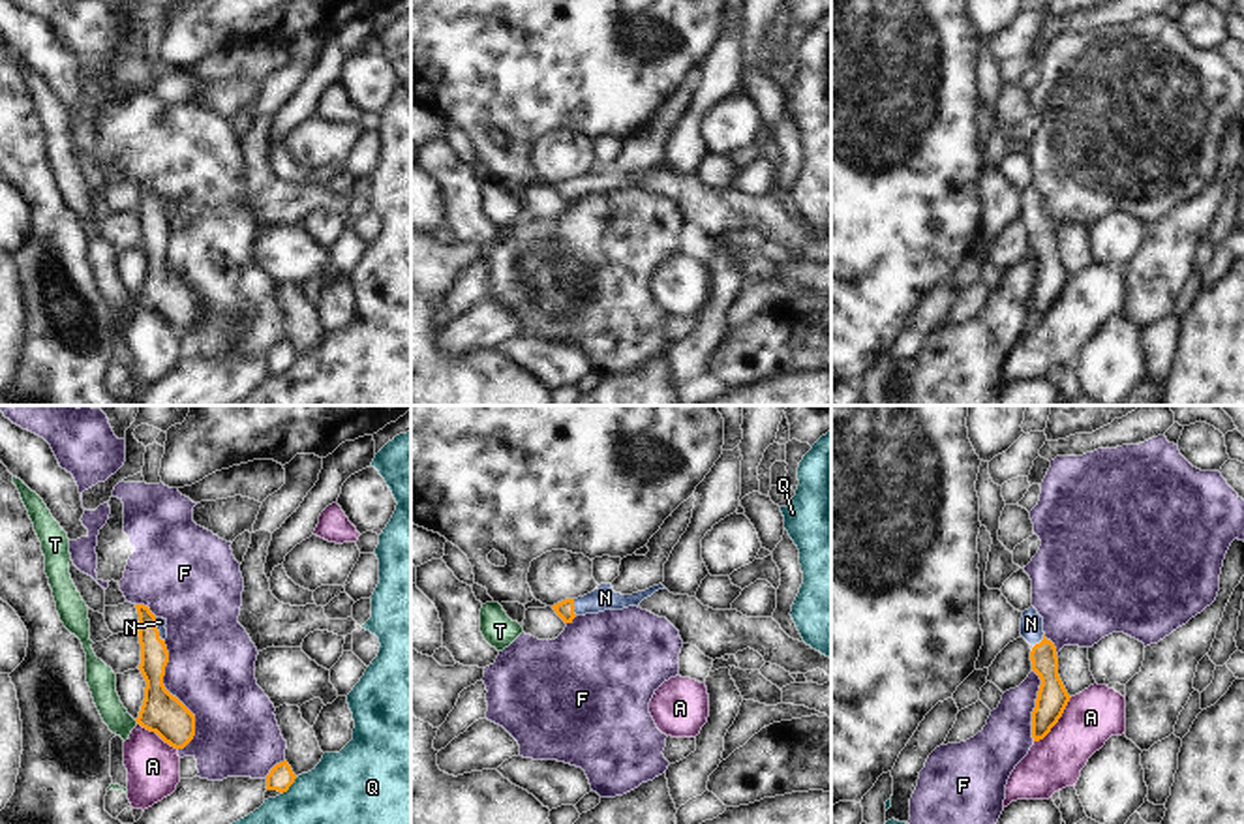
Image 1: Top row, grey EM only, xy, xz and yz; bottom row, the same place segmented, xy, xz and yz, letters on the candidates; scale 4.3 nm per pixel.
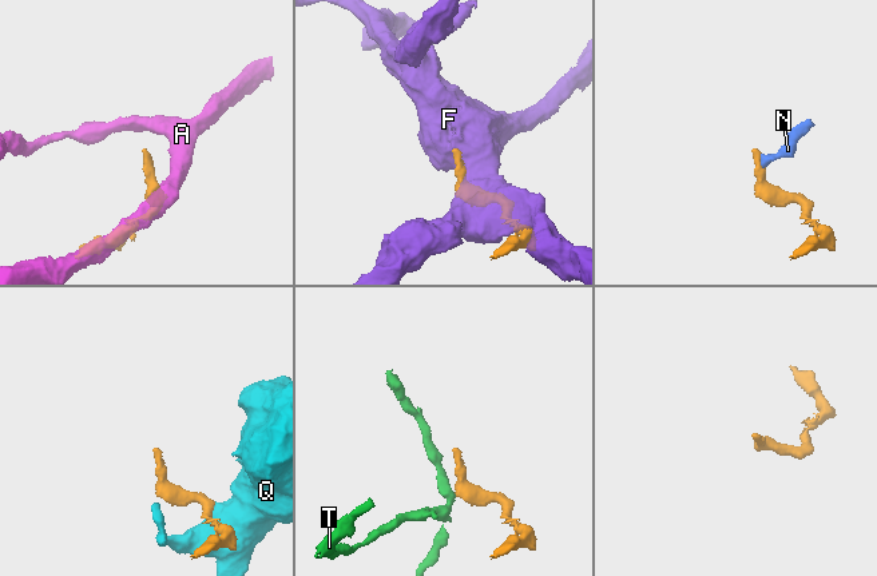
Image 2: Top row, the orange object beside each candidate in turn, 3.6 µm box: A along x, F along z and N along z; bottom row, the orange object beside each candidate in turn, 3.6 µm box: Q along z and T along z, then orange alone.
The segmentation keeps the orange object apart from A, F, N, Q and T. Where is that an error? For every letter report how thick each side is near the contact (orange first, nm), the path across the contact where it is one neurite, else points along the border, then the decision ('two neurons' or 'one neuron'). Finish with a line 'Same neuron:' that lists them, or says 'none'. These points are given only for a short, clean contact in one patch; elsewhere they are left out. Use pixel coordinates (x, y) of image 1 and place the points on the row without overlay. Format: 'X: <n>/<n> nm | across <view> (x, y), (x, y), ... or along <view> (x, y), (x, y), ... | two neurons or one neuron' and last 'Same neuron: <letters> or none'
A: 130/240 nm | along yz (1072, 276), (1059, 301), (1034, 321) | two neurons
F: 180/380 nm | two neurons
N: 80/100 nm | across xz (565, 188), (573, 186), (605, 177) | one neuron
Q: 110/500 nm | two neurons
T: 180/120 nm | along xy (134, 299), (137, 303) | two neurons
Same neuron: N

